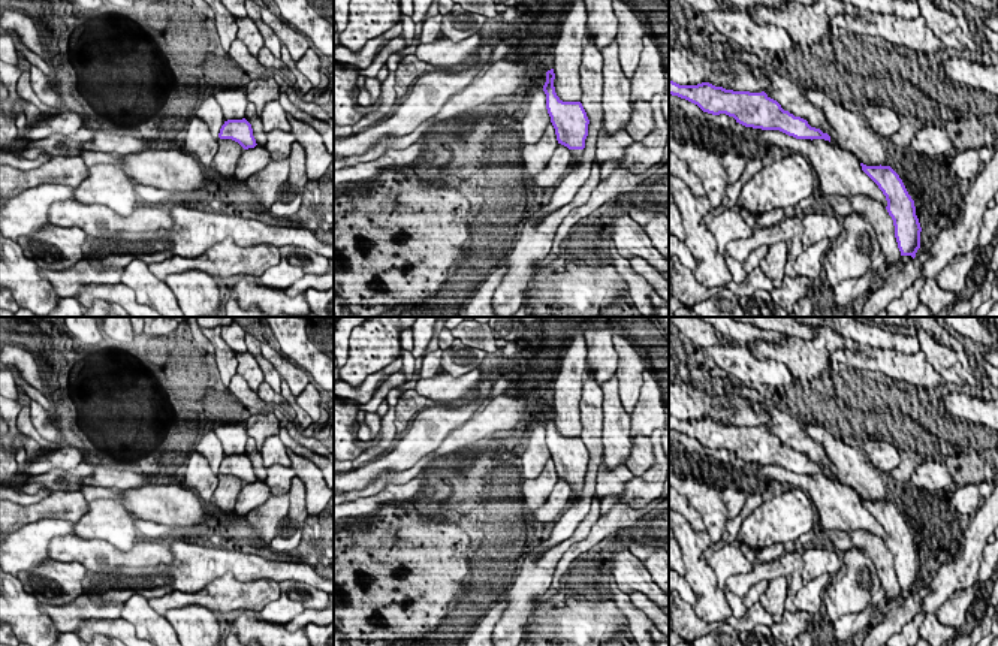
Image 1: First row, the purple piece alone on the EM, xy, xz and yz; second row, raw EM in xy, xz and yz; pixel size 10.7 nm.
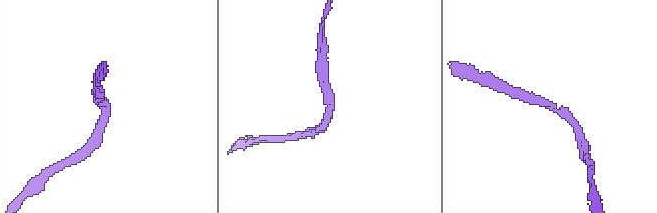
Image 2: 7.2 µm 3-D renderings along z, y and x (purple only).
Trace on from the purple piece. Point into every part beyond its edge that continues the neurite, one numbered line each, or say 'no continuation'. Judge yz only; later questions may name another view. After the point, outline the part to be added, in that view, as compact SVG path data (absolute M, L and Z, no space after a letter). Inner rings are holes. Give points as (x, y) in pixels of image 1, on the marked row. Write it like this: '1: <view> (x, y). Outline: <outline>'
no continuation

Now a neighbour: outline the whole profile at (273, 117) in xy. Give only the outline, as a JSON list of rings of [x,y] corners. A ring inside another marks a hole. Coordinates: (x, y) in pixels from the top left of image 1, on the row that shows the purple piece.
[[[278,100],[268,102],[259,117],[266,133],[275,129],[283,132],[292,132],[290,123],[286,117],[286,111]]]

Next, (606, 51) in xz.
[[[616,42],[601,49],[603,57],[603,127],[609,135],[625,130],[631,118],[630,81],[625,78]]]

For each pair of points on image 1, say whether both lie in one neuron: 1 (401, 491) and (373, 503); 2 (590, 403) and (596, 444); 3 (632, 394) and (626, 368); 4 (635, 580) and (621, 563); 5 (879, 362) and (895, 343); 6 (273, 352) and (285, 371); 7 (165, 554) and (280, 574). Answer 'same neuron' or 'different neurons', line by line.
1: same neuron
2: same neuron
3: same neuron
4: same neuron
5: different neurons
6: same neuron
7: different neurons

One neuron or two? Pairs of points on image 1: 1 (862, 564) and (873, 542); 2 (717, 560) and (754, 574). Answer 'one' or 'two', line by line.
1: two
2: two

